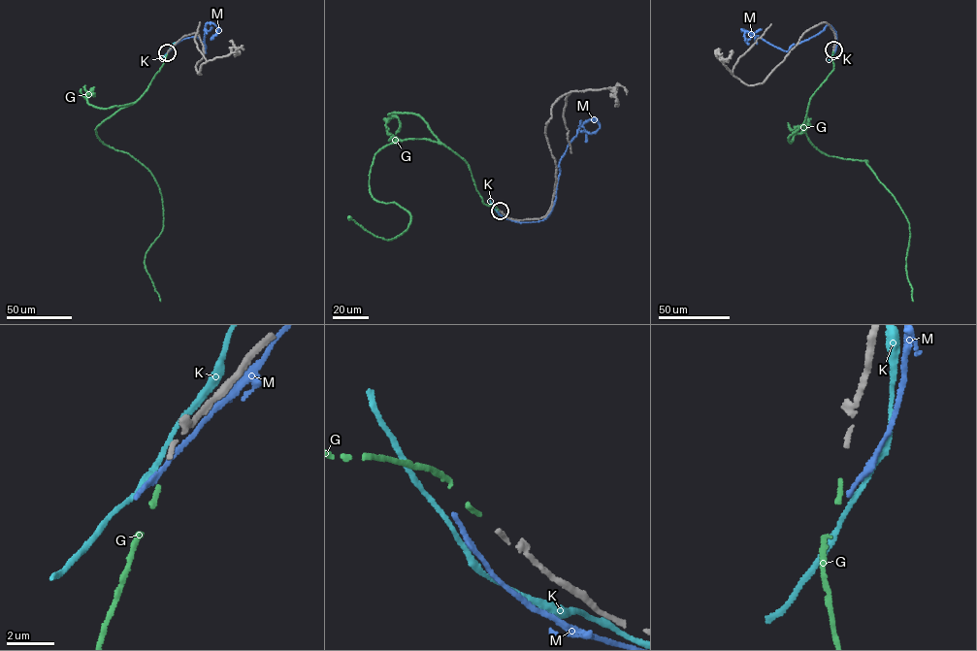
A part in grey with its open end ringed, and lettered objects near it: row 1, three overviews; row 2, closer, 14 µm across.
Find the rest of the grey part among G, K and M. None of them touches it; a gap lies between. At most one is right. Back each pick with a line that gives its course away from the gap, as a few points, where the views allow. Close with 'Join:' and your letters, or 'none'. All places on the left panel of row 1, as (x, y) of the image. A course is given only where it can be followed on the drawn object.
G: via (167, 54), (143, 95), (95, 130), (103, 144), (147, 169), (159, 187), (163, 226), (144, 262), (161, 301)
Join: G

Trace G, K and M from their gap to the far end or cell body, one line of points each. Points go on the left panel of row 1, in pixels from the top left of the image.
G: (167, 54), (143, 95), (95, 130), (103, 144), (147, 169), (159, 187), (163, 226), (144, 262), (161, 301)
K: (166, 53), (175, 42)
M: (166, 53), (180, 41), (196, 36), (206, 46), (205, 52), (205, 28), (212, 22), (220, 29), (211, 40)

